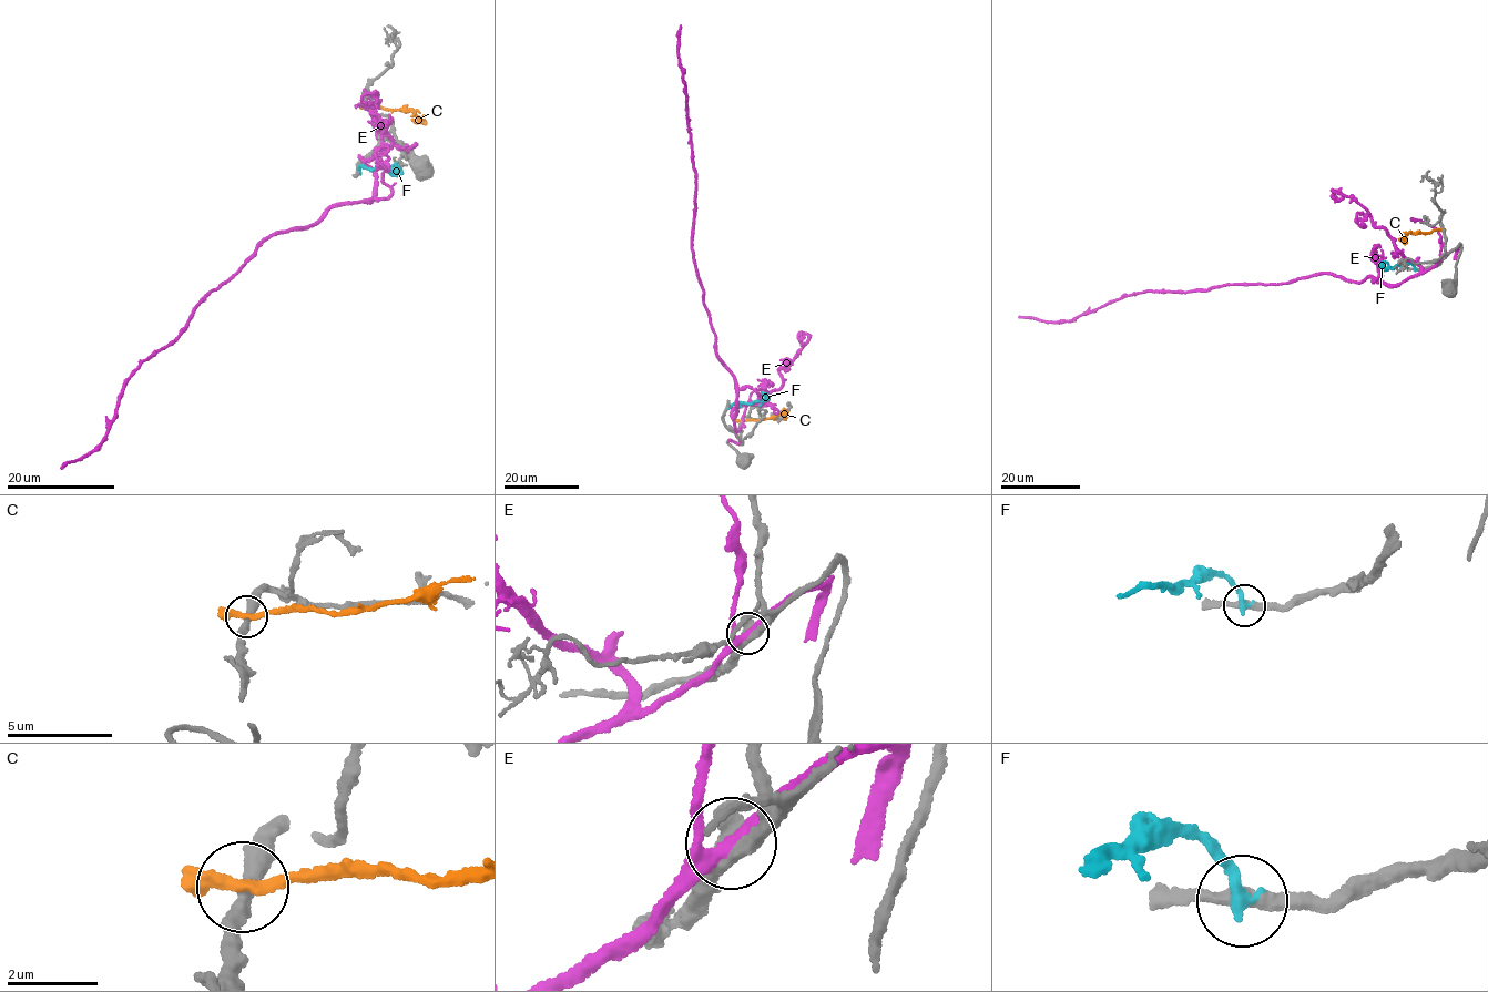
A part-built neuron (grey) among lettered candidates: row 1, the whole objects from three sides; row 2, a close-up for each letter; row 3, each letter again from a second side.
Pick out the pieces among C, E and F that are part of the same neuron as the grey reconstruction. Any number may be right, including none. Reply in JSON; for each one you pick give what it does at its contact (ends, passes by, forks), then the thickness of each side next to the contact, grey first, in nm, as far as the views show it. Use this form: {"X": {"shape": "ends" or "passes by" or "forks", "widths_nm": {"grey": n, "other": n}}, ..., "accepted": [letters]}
{"accepted": []}

